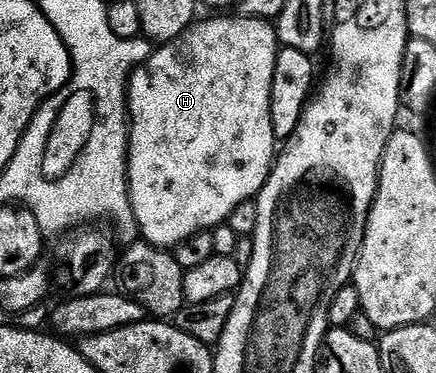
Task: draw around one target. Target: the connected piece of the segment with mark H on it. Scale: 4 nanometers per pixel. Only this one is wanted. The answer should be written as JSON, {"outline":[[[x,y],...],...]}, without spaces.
{"outline":[[[211,18],[208,22],[196,21],[180,38],[162,43],[151,57],[130,75],[127,92],[129,107],[129,137],[127,139],[127,180],[133,222],[139,225],[142,241],[160,248],[174,248],[181,240],[202,230],[214,231],[228,221],[231,213],[243,202],[252,201],[267,182],[271,167],[277,157],[277,139],[271,119],[271,89],[273,68],[281,49],[276,27],[259,18]]]}

